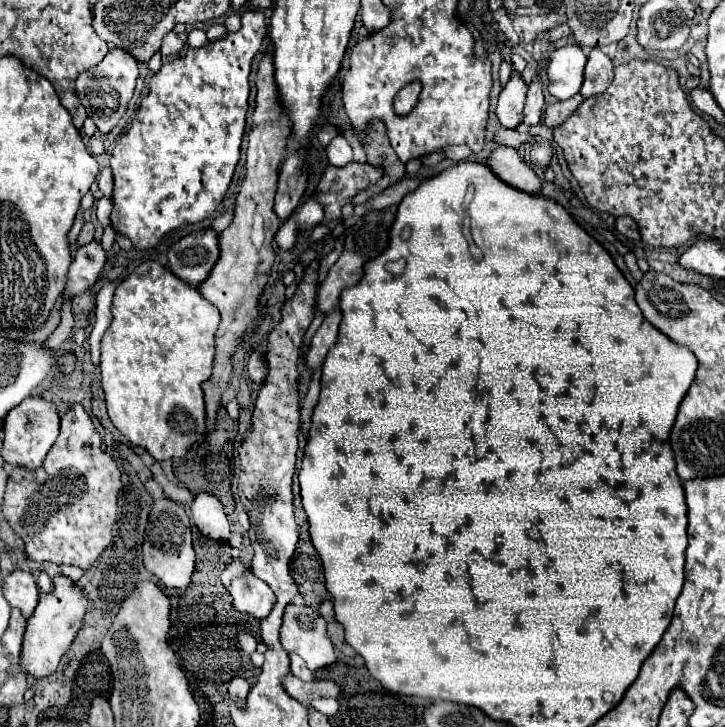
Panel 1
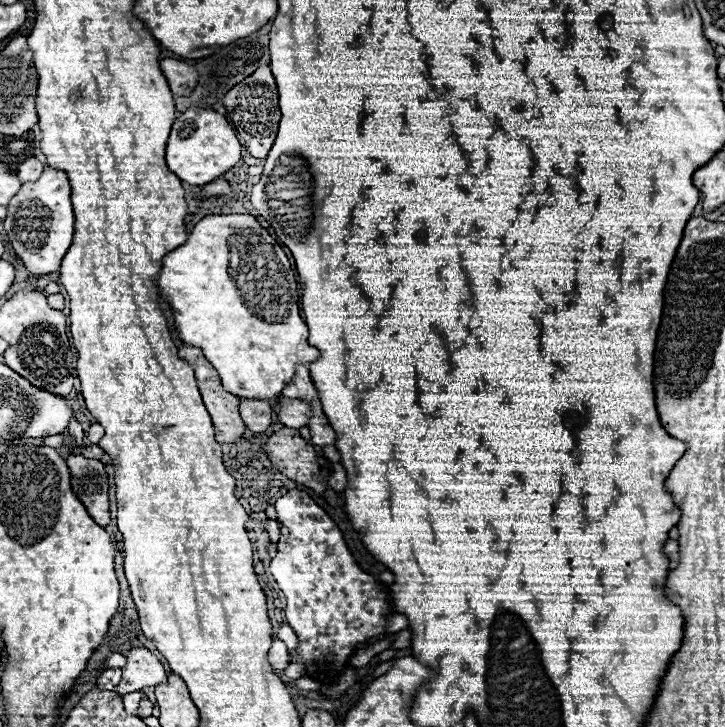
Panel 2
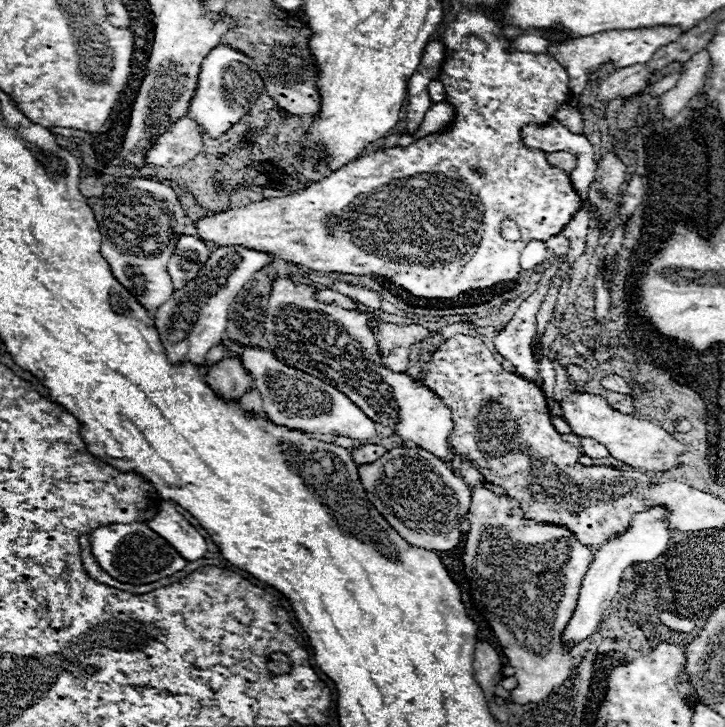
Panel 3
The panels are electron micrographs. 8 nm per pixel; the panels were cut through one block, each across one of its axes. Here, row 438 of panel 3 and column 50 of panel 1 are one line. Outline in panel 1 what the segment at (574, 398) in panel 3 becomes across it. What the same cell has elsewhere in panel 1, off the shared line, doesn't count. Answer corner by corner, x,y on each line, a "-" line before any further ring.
58,576
54,580
54,590
50,594
40,596
34,614
28,618
22,642
22,654
20,654
20,672
36,680
44,680
50,674
54,674
54,670
60,664
60,658
70,648
76,632
82,626
86,604
88,604
86,596
76,588
76,584
70,578

